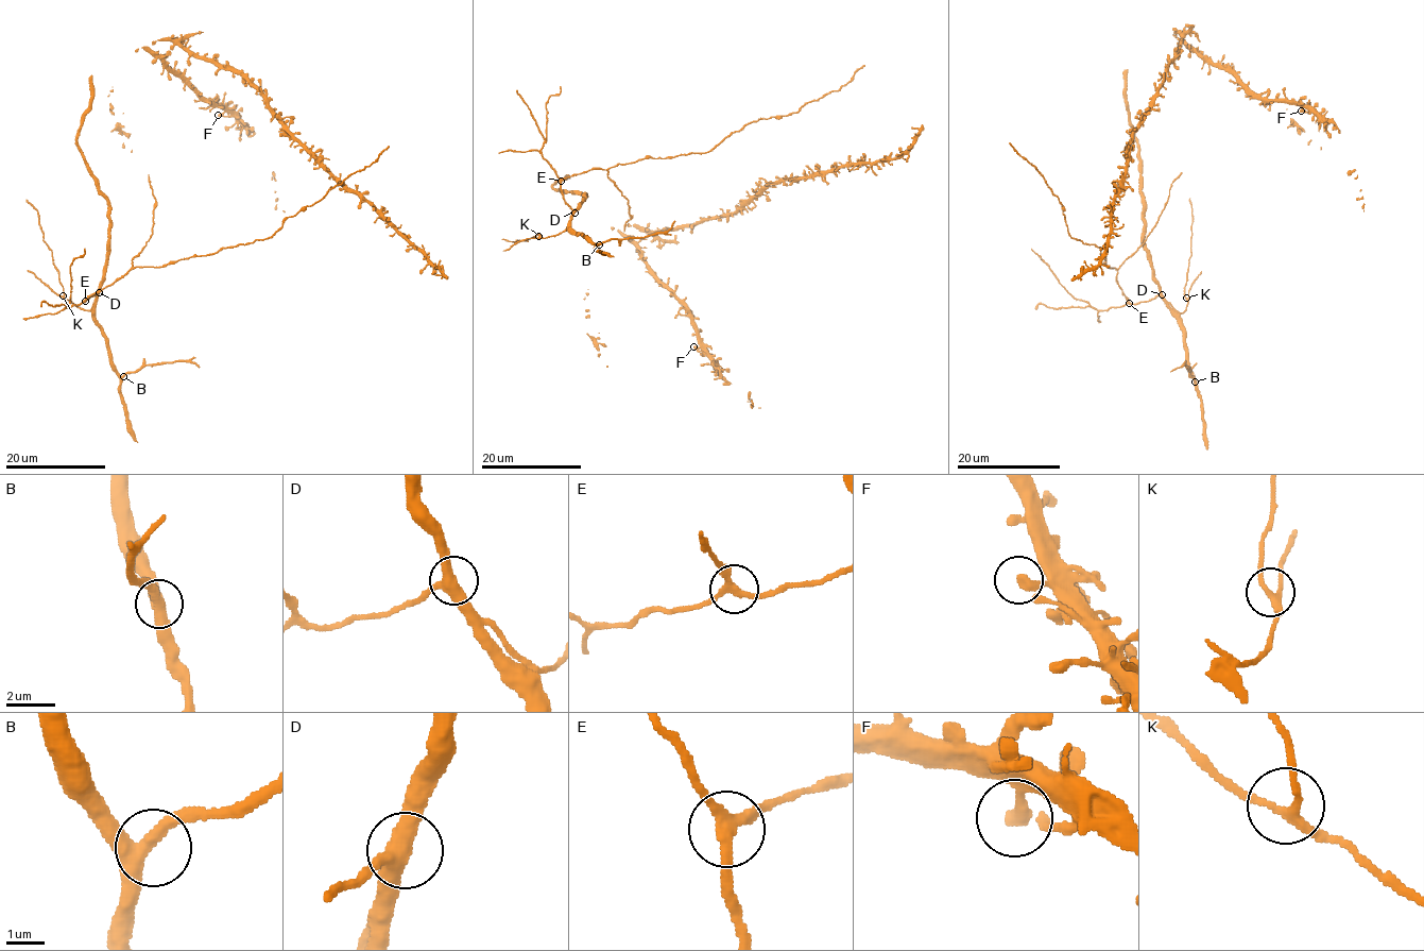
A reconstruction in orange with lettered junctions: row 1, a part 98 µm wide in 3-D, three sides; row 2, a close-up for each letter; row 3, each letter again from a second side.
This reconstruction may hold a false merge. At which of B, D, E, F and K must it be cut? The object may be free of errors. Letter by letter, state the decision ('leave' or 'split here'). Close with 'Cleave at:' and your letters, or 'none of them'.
B: leave
D: leave
E: leave
F: leave
K: leave
Cleave at: none of them

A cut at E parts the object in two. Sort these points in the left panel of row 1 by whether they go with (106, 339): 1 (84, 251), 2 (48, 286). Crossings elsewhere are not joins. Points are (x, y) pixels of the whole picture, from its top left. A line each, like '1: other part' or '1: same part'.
1: other part
2: same part

